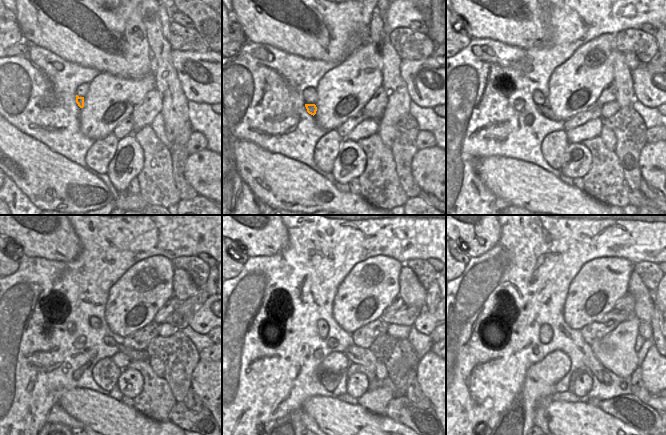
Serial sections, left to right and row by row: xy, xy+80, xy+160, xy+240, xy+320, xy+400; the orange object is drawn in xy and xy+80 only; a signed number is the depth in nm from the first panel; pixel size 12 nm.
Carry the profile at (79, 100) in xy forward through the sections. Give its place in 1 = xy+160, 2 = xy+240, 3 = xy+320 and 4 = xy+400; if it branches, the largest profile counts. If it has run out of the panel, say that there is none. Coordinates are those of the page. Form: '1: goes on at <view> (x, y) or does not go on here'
1: goes on at xy+160 (544, 109)
2: goes on at xy+240 (134, 355)
3: goes on at xy+320 (357, 355)
4: goes on at xy+400 (594, 365)

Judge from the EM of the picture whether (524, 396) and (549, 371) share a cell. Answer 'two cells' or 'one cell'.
one cell

